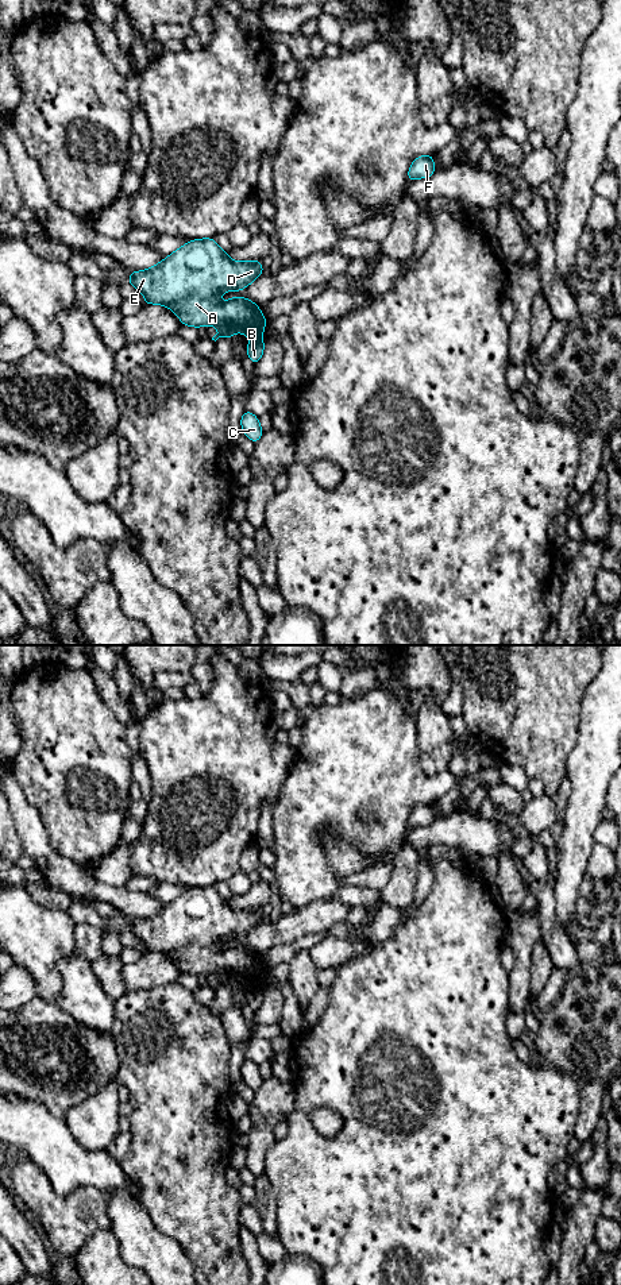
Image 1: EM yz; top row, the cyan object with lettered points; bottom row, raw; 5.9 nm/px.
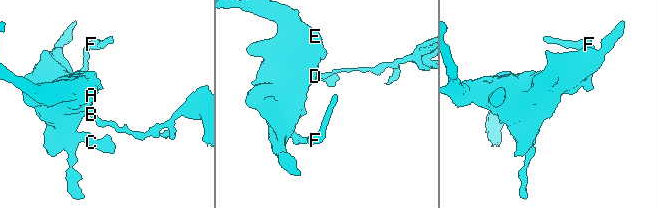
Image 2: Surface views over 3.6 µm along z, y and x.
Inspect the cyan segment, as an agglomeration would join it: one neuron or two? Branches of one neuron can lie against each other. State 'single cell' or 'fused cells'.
fused cells

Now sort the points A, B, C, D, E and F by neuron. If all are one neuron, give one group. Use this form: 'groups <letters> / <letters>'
groups A C D E F / B

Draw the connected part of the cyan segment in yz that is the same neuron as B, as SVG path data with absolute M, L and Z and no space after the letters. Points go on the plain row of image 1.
M252 989L246 995L246 1000L254 1014L259 1010L263 1003L265 989Z

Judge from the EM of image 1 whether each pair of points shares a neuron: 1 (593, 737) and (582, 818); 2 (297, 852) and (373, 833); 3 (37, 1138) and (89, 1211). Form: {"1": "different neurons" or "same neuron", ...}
{"1": "same neuron", "2": "same neuron", "3": "different neurons"}

